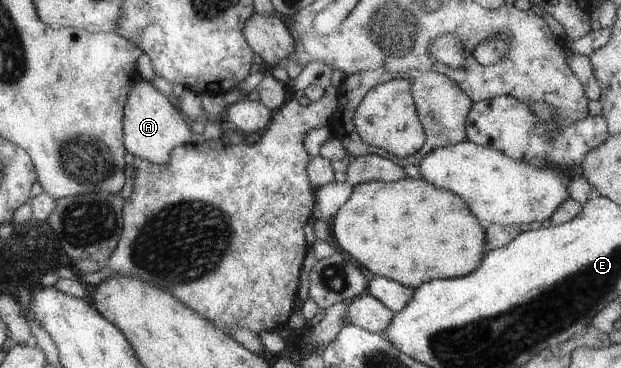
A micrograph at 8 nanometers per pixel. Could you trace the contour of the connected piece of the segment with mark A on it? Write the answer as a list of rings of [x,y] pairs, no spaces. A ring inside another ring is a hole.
[[[141,81],[128,92],[123,109],[122,145],[124,149],[135,158],[143,159],[154,165],[168,165],[170,152],[176,147],[191,142],[191,128],[186,125],[185,118],[181,116],[174,100],[166,98],[157,92],[151,82]]]

